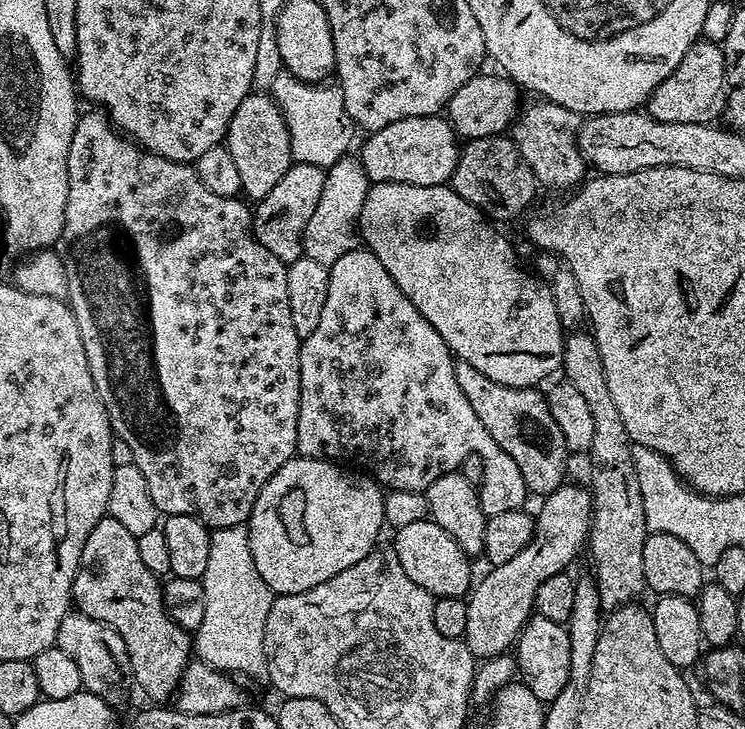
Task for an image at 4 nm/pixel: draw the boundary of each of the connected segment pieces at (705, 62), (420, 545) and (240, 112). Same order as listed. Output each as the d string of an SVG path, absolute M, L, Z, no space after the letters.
M701 38L690 46L690 50L686 50L674 74L662 81L648 97L646 112L658 122L712 124L721 119L725 99L724 49Z
M431 520L413 522L410 526L395 529L396 541L390 544L392 551L398 554L398 562L402 562L402 570L410 577L410 582L422 586L433 598L442 596L467 597L474 584L474 575L470 565L470 557L454 542L442 526Z
M260 90L249 92L246 98L242 98L242 106L234 110L234 118L230 118L228 127L226 147L234 157L238 175L242 178L241 193L252 202L266 198L266 194L274 190L275 184L282 179L282 174L286 174L294 162L288 141L288 127L284 125L280 108L271 95Z

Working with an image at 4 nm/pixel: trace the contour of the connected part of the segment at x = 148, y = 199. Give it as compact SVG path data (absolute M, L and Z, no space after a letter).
M88 111L92 112L86 113L85 116L83 113L77 119L74 134L70 138L70 150L66 158L70 194L66 196L66 222L58 244L62 249L66 278L68 279L66 300L78 322L78 334L82 334L82 346L86 350L86 362L90 362L90 374L94 378L94 386L106 406L106 414L112 423L113 433L122 442L128 443L130 450L134 450L132 462L138 466L138 470L142 470L142 478L146 478L146 486L150 489L150 498L154 498L157 513L164 516L177 516L178 514L197 516L210 530L225 528L226 526L238 526L239 524L247 525L248 519L252 517L254 502L258 502L258 494L262 494L262 486L266 486L266 482L270 482L270 478L274 478L274 474L287 460L297 455L296 439L298 438L298 410L300 409L300 346L302 338L294 330L294 321L290 318L290 293L286 291L288 265L278 258L274 258L274 254L270 254L270 250L266 250L266 246L262 246L262 242L258 242L258 238L252 233L252 212L250 208L247 208L249 205L243 199L213 194L212 191L206 190L206 186L202 186L192 164L179 164L170 158L162 158L156 152L147 152L135 140L117 130L103 111Z

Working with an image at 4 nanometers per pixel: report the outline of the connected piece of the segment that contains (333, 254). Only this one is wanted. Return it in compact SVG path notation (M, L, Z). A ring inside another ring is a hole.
M346 154L326 169L322 198L318 198L318 206L314 214L310 214L310 222L306 222L305 256L314 258L314 262L331 266L334 262L338 262L338 258L342 258L342 254L358 247L358 225L362 214L362 202L366 202L369 187L370 181L366 170L355 155Z

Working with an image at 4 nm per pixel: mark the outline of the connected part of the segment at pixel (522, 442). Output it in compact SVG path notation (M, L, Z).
M456 360L456 377L462 394L466 394L470 406L474 406L474 414L478 414L478 422L482 422L490 438L494 438L494 442L514 458L529 493L547 494L565 483L564 471L568 468L570 449L550 412L547 395L539 392L539 387L502 386L486 378L482 370L474 370L474 366L465 360Z

